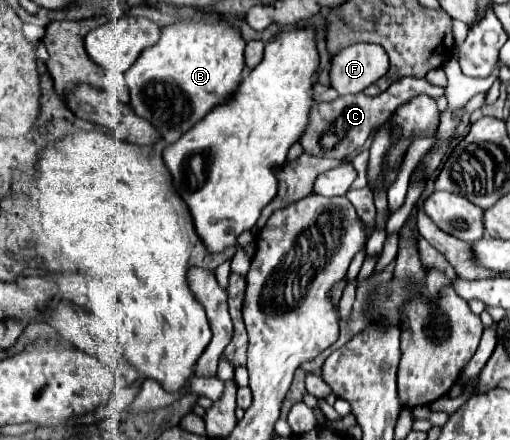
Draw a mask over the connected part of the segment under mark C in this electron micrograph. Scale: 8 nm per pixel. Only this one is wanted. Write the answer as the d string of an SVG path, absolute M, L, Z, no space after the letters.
M398 78L386 92L382 92L374 98L360 92L360 94L340 96L334 102L314 104L312 114L308 118L308 130L304 130L304 134L300 136L300 144L302 144L304 152L308 152L308 154L344 160L346 156L360 150L366 144L366 140L370 138L370 134L374 134L382 126L390 124L398 106L410 102L414 96L420 96L420 94L428 94L430 98L438 100L444 94L444 90L438 86L432 86L428 80Z

